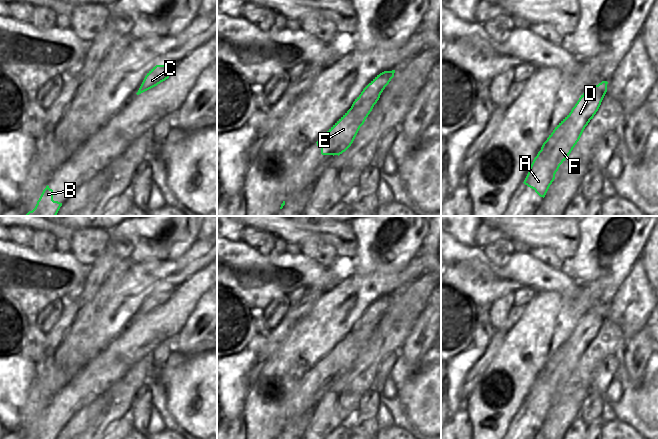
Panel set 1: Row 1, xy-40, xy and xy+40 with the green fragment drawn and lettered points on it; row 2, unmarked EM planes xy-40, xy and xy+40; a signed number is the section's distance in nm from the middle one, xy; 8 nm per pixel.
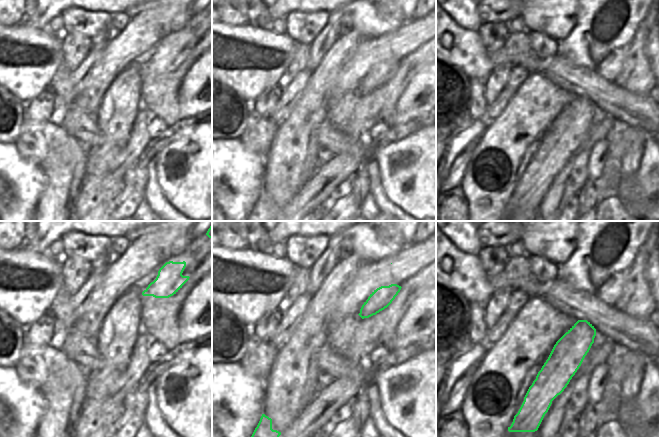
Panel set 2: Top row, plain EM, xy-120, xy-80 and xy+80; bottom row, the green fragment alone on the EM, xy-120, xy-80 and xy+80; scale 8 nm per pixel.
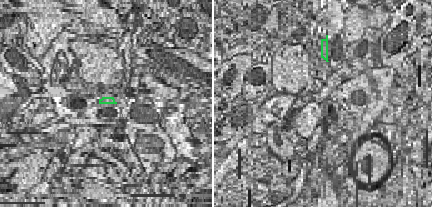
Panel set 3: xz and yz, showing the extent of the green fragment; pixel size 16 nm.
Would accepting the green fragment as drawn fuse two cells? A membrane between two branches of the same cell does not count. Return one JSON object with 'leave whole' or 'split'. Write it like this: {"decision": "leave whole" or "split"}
{"decision": "leave whole"}

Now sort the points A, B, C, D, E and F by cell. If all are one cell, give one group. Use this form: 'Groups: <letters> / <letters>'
Groups: A B C D E F.

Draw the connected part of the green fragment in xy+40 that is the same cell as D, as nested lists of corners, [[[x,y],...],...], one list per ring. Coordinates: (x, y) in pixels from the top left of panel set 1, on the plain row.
[[[607,305],[591,309],[571,336],[555,351],[534,382],[524,408],[545,421],[560,389],[579,365],[585,351],[598,335],[607,316]]]

